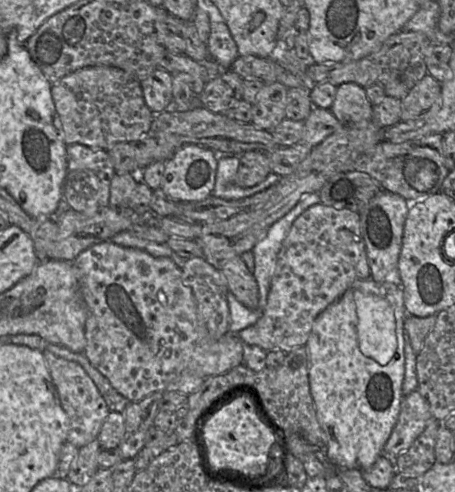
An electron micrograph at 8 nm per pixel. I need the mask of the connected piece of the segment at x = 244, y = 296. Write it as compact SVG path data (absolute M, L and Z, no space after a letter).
M241 257L225 261L220 267L227 281L228 291L250 309L258 309L259 289L253 274L248 270Z

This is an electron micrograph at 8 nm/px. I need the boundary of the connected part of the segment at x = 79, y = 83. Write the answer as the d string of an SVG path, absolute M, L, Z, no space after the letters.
M116 67L80 68L53 84L51 95L62 124L67 146L82 144L93 149L108 150L119 142L136 142L147 135L154 115L145 104L140 82L133 75Z

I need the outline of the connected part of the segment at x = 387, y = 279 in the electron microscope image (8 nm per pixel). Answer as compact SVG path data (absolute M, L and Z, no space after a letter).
M382 189L359 213L371 278L377 283L393 283L397 286L402 284L398 259L402 247L404 224L411 204L400 195Z

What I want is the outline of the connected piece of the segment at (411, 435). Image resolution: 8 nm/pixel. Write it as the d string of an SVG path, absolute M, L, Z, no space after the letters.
M418 390L402 395L398 420L382 451L382 456L390 461L394 471L395 458L411 446L431 416L429 404Z

